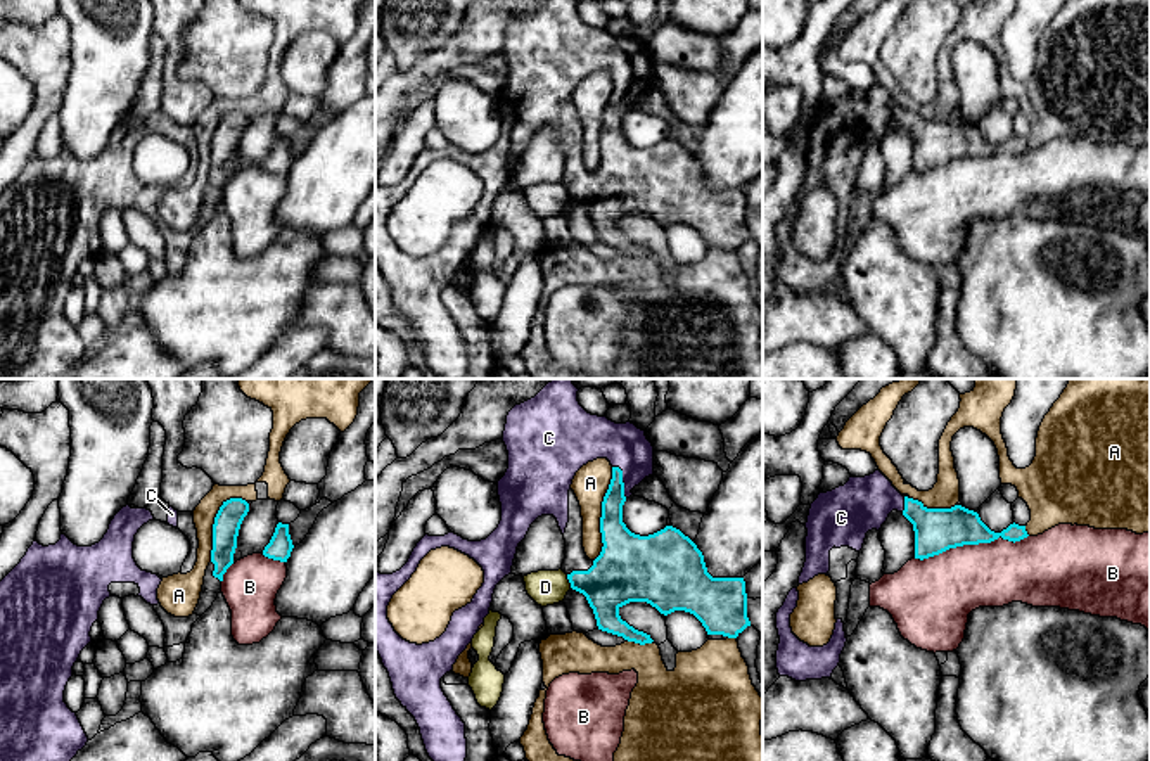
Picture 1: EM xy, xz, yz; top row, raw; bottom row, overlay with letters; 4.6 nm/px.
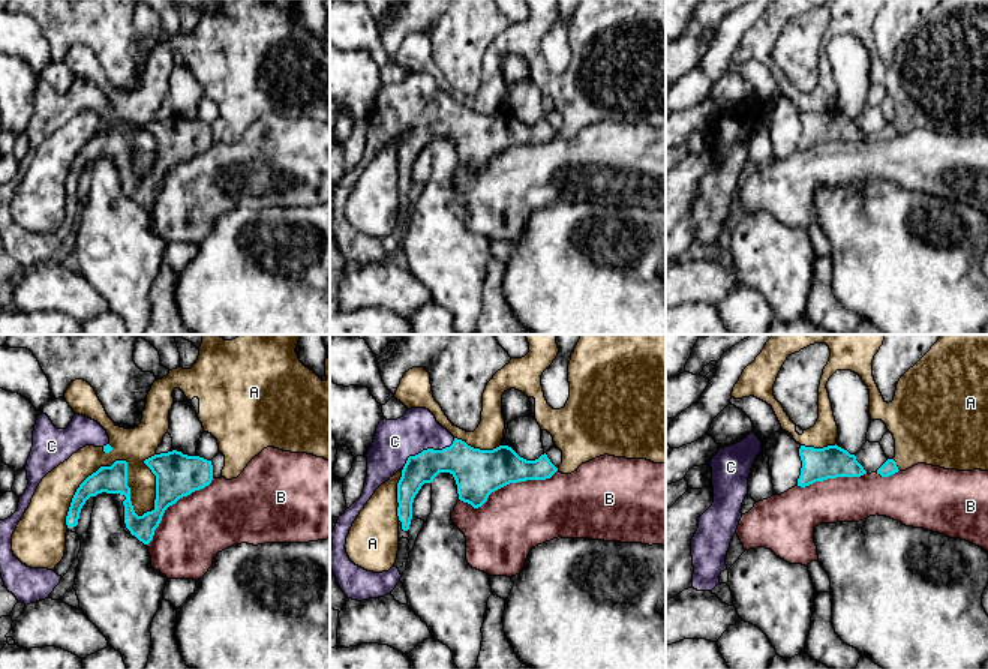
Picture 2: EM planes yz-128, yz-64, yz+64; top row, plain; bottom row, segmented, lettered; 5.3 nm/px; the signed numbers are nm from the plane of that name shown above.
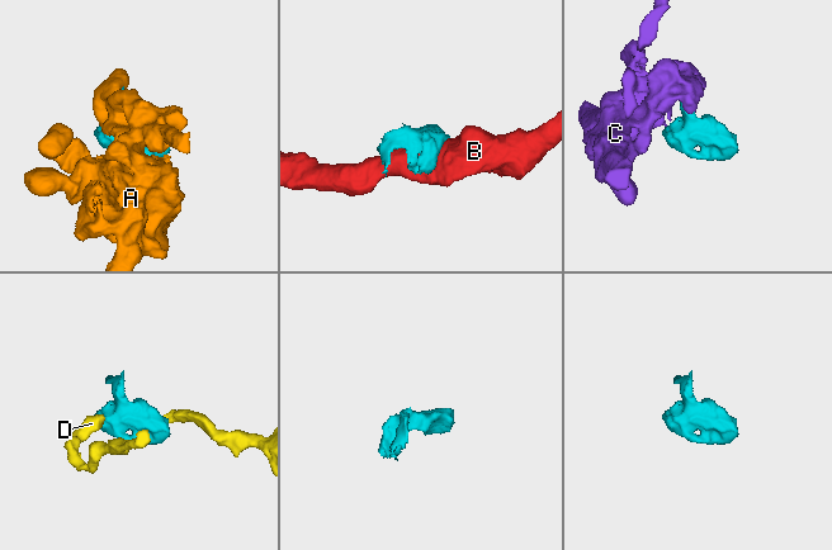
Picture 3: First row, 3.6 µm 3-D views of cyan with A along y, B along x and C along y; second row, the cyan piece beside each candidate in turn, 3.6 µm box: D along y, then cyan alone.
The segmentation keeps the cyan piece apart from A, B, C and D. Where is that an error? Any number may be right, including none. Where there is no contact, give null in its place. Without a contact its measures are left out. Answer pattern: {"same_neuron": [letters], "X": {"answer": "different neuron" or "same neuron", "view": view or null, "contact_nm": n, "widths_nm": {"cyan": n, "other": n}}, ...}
{"same_neuron": ["C"], "A": {"answer": "different neuron", "view": "xz", "contact_nm": 440, "widths_nm": {"cyan": 260, "other": 160}}, "B": {"answer": "different neuron", "view": "yz", "contact_nm": 550, "widths_nm": {"cyan": 200, "other": 320}}, "C": {"answer": "same neuron", "view": "xz", "contact_nm": 170, "widths_nm": {"cyan": 120, "other": 220}}, "D": {"answer": "different neuron", "view": "xz", "contact_nm": 70, "widths_nm": {"cyan": 280, "other": 160}}}

